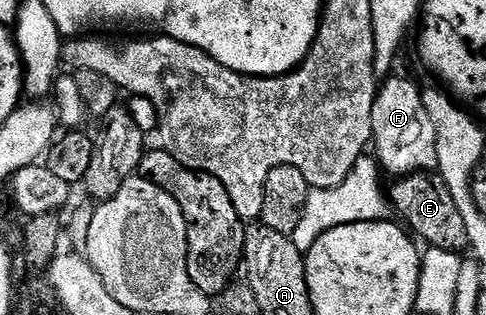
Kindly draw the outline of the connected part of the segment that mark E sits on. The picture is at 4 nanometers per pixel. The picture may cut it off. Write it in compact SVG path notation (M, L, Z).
M437 173L404 175L395 183L398 184L388 191L393 210L397 214L398 211L402 214L401 222L419 240L422 238L427 248L457 253L465 252L469 248L468 228L464 225L464 217L460 217L460 209L456 209L456 201L452 201L452 193L448 193L448 185L444 185L444 181Z

